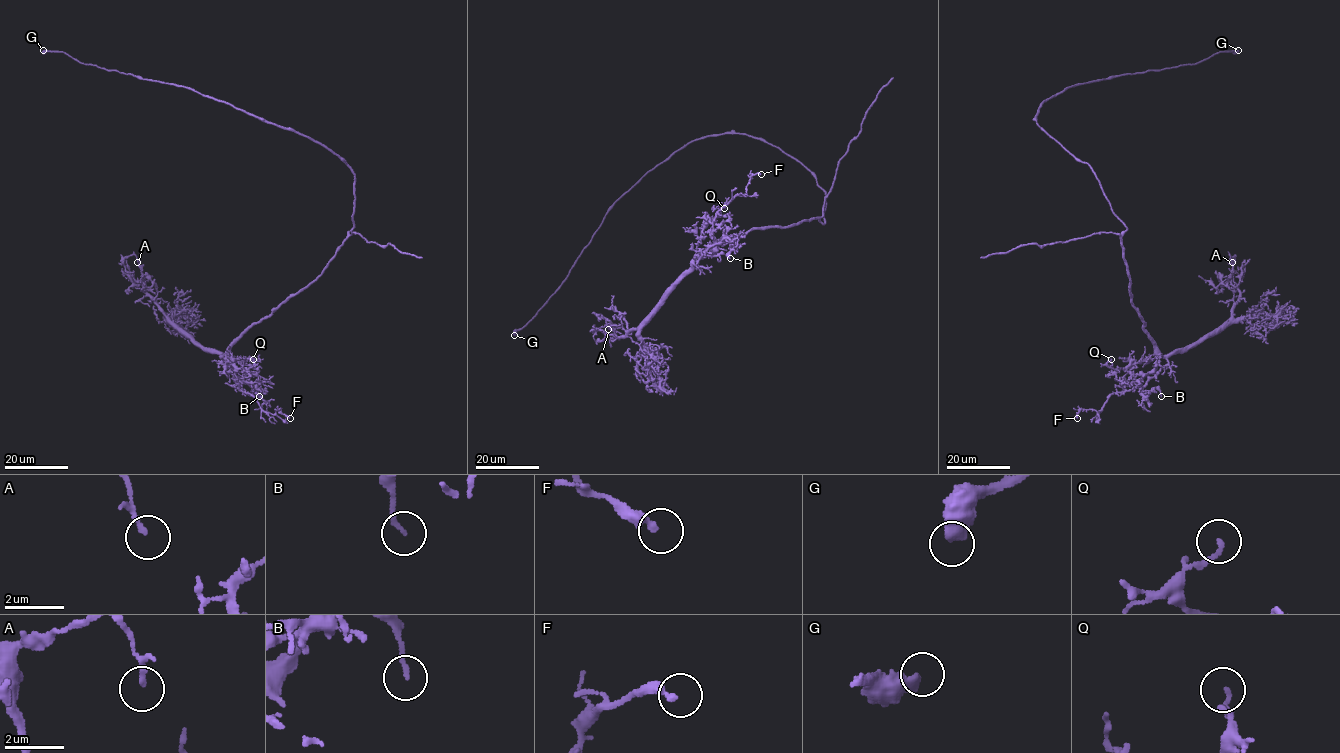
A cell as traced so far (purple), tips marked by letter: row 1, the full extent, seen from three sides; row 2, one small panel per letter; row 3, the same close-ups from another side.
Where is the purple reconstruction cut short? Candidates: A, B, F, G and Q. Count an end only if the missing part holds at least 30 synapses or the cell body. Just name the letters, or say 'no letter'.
no letter

